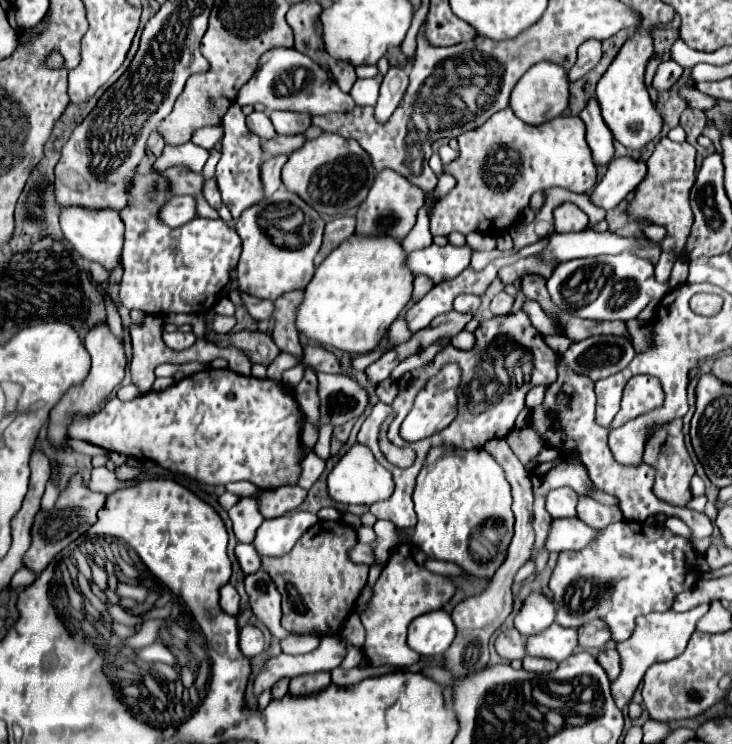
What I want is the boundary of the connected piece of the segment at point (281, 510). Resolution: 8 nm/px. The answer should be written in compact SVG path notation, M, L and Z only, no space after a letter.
M280 486L276 490L262 490L260 494L260 512L266 518L278 518L296 510L306 496L306 490L300 486Z

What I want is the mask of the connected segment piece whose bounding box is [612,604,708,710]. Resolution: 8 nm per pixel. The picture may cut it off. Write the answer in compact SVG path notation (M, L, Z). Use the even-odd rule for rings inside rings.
M698 604L696 608L676 614L676 612L664 612L664 614L648 614L648 616L640 616L636 632L618 644L618 652L622 658L622 674L612 682L612 698L616 702L616 706L620 710L624 710L630 700L634 690L638 688L638 684L642 682L646 670L656 664L656 662L664 662L664 660L672 660L674 656L680 656L692 636L692 632L696 630L698 620L708 612L708 604Z

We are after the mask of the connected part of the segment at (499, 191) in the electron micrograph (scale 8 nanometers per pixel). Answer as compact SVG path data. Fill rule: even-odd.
M506 108L490 116L480 128L460 134L458 146L458 158L444 164L444 174L454 176L458 182L446 198L434 204L430 214L430 230L434 236L448 236L452 232L460 232L464 236L470 232L500 236L520 220L522 212L530 206L534 192L558 186L576 194L588 194L596 184L596 166L592 164L592 154L588 152L588 144L584 140L584 122L578 116L558 116L540 126L530 126L518 120L510 108Z

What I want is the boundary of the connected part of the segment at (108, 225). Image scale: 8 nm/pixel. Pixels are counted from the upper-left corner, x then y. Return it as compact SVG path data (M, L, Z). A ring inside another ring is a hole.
M66 208L60 212L60 226L62 226L64 238L74 246L74 250L84 260L98 262L110 274L120 266L122 244L124 244L124 224L118 212L112 212L112 210L88 212L86 208Z

